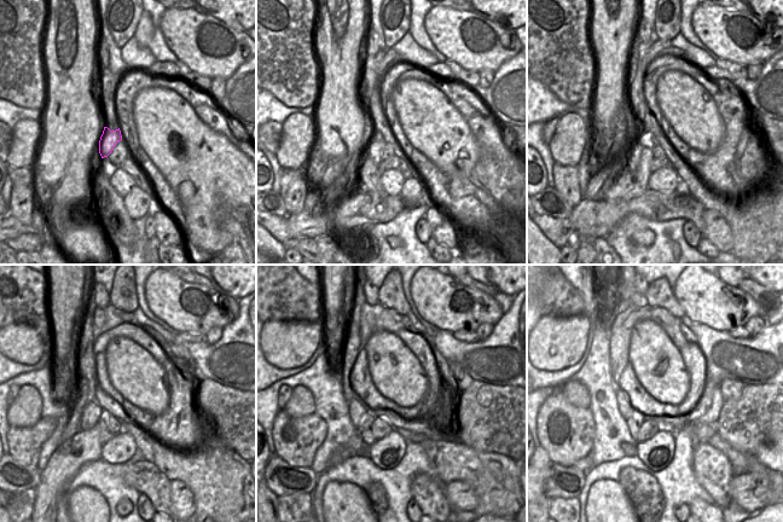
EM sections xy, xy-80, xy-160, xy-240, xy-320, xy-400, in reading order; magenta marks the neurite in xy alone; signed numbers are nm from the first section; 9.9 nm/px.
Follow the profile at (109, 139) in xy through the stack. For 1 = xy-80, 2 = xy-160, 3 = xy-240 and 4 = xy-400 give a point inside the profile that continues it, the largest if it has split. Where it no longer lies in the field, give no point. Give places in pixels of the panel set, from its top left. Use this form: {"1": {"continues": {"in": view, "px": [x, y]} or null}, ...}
{"1": {"continues": {"in": "xy-80", "px": [375, 148]}}, "2": {"continues": {"in": "xy-160", "px": [624, 185]}}, "3": {"continues": {"in": "xy-240", "px": [67, 460]}}, "4": {"continues": null}}

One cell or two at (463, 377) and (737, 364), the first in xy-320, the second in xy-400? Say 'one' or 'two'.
two

